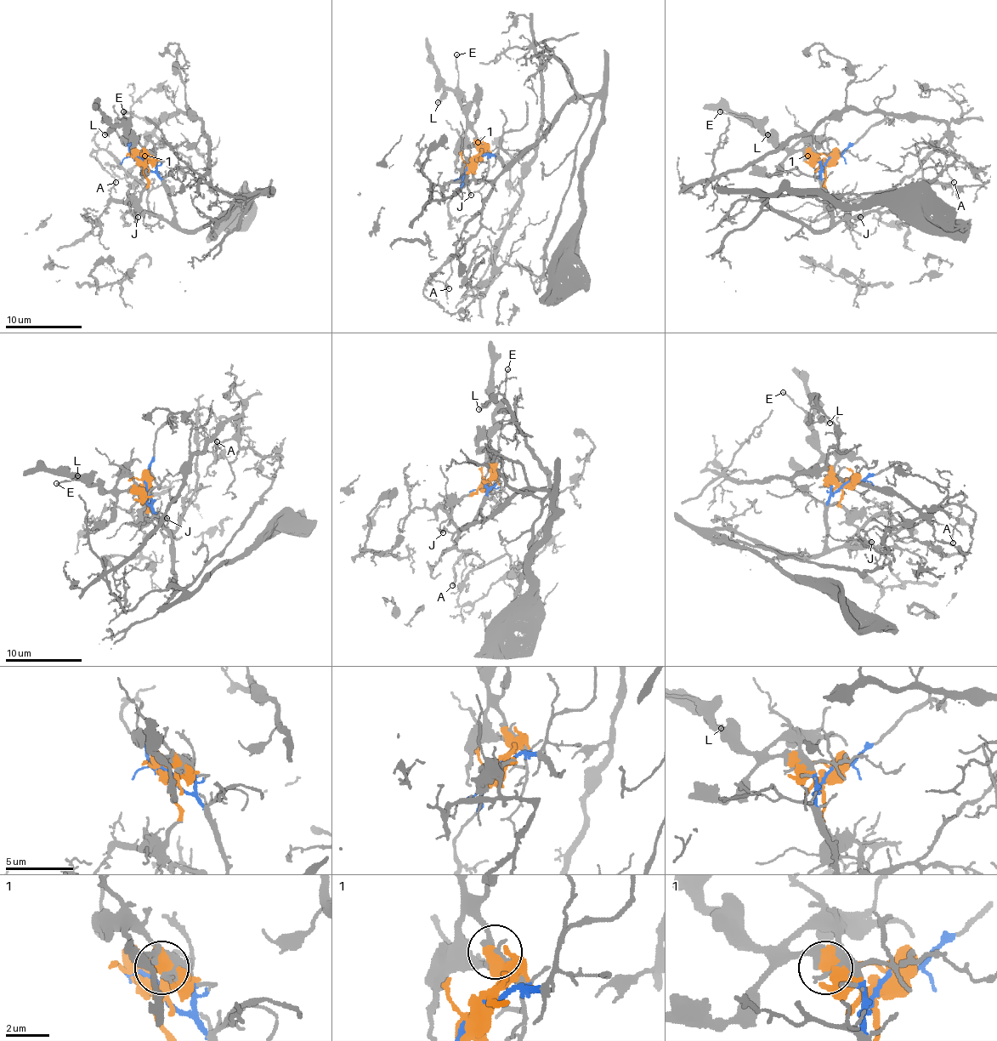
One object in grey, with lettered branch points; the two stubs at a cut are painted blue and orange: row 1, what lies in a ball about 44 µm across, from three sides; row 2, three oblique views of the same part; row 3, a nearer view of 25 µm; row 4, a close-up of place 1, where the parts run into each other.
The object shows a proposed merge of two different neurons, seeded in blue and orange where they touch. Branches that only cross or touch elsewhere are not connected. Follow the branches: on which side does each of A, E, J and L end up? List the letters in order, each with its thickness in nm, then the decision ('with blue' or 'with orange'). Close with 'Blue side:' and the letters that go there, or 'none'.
A: calibre 130 nm; with blue
E: calibre 160 nm; with orange
J: calibre 200 nm; with blue
L: calibre 300 nm; with orange
Blue side: A, J

